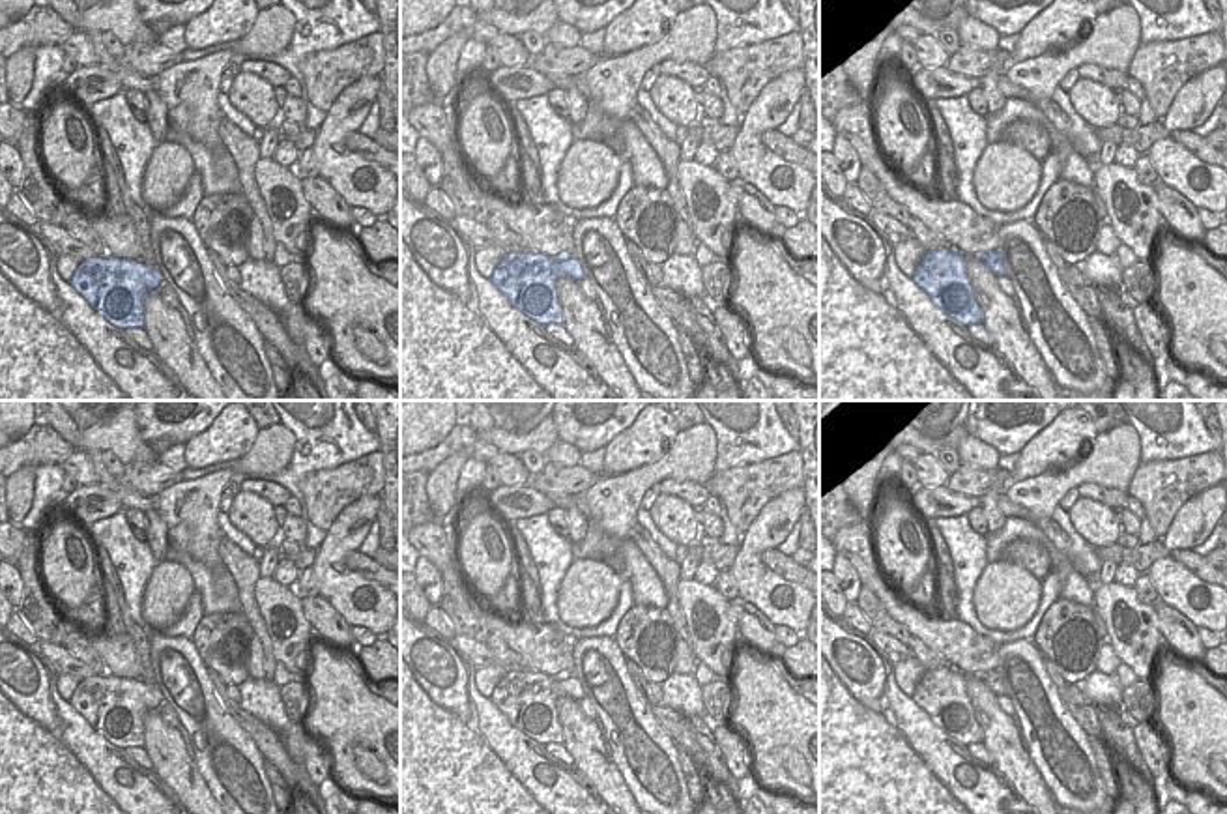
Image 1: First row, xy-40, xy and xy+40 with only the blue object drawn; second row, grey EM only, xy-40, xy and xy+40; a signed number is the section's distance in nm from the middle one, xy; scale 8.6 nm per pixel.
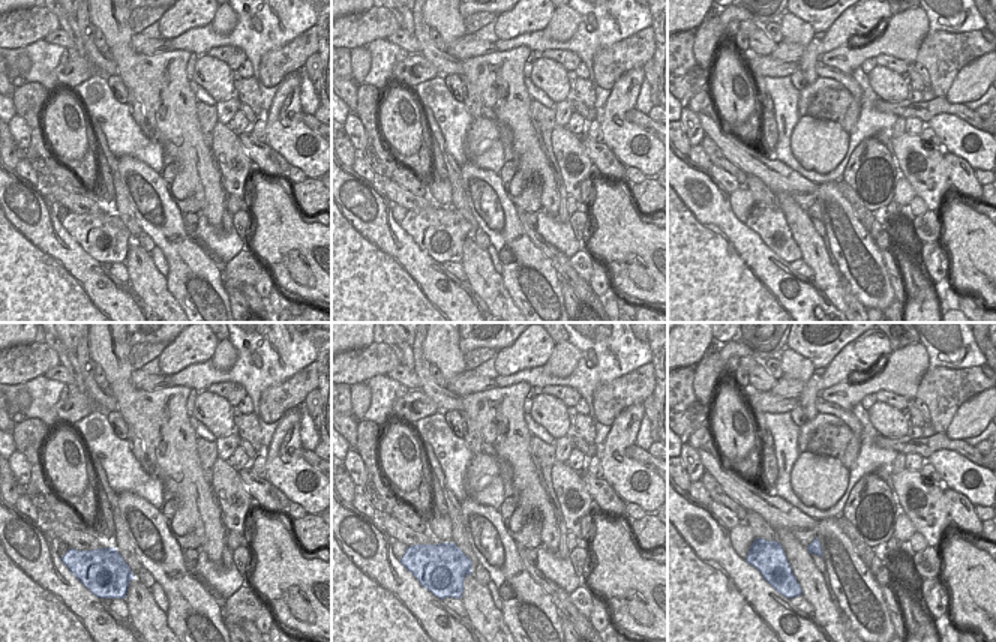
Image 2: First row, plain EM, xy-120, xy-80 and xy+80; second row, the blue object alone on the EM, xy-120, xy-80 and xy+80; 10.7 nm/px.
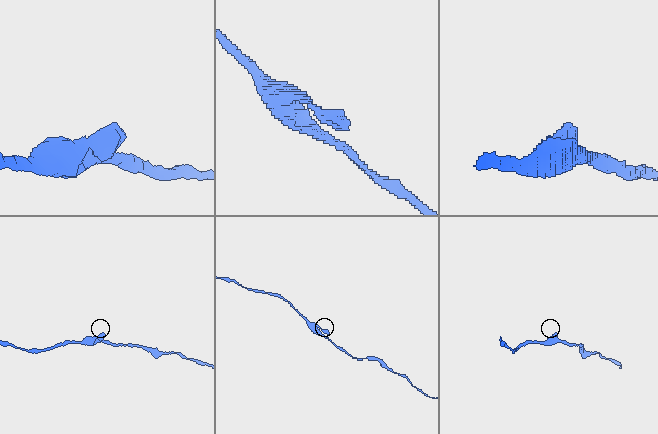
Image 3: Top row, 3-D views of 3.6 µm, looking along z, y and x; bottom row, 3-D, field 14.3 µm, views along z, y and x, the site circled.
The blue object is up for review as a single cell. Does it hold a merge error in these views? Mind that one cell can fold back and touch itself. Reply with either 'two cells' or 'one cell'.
one cell

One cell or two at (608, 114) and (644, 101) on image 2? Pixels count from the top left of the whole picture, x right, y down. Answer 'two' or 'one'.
two

